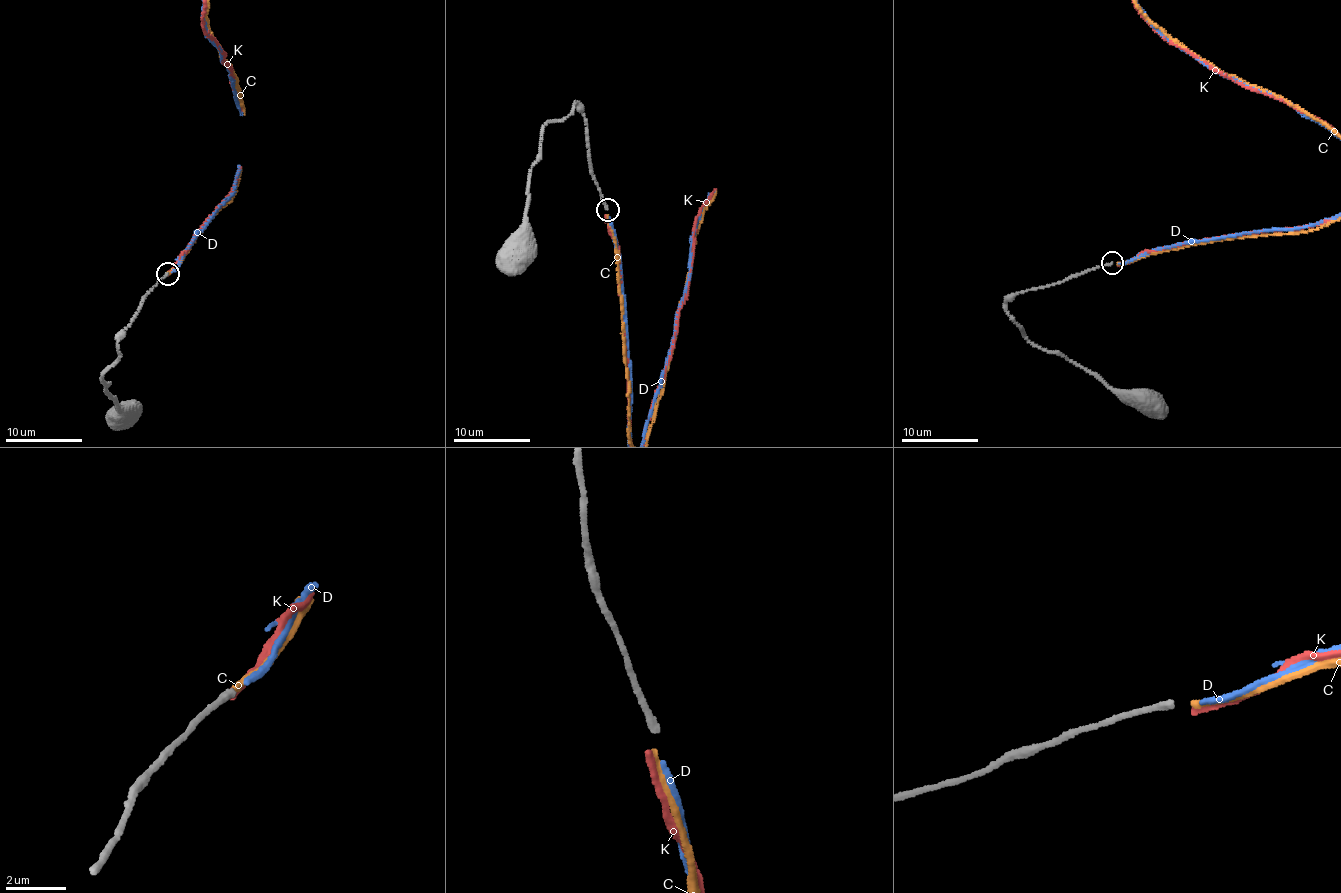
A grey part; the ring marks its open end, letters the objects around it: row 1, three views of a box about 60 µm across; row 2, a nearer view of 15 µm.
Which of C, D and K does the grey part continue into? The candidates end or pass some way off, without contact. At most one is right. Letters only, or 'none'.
D

